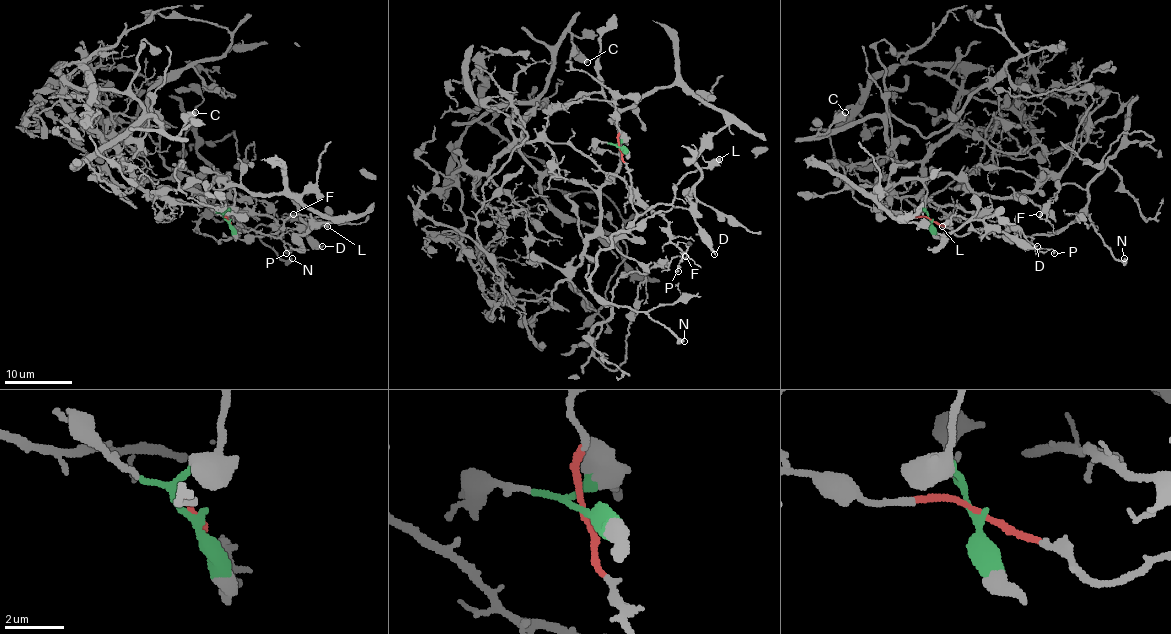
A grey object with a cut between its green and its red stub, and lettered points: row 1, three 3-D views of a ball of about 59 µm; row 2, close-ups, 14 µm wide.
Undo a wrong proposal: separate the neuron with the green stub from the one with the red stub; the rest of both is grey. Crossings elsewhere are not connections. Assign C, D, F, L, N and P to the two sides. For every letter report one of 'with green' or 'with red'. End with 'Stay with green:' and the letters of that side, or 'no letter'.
C: with green
D: with green
F: with red
L: with red
N: with red
P: with green
Stay with green: C, D, P

